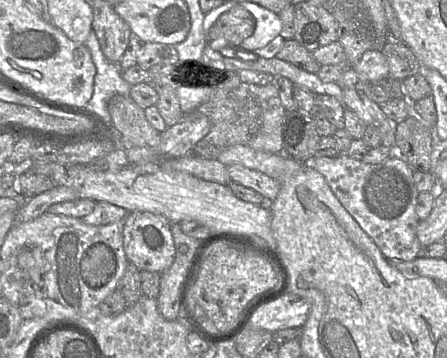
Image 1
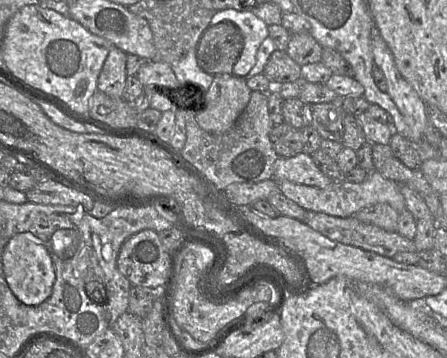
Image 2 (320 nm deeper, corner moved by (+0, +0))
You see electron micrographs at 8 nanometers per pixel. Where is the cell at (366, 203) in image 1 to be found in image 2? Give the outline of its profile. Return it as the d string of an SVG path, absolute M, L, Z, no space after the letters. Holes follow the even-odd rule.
M299 153L290 158L279 157L274 163L273 179L288 180L319 189L325 189L333 183L333 180L318 168L312 156L306 153Z

